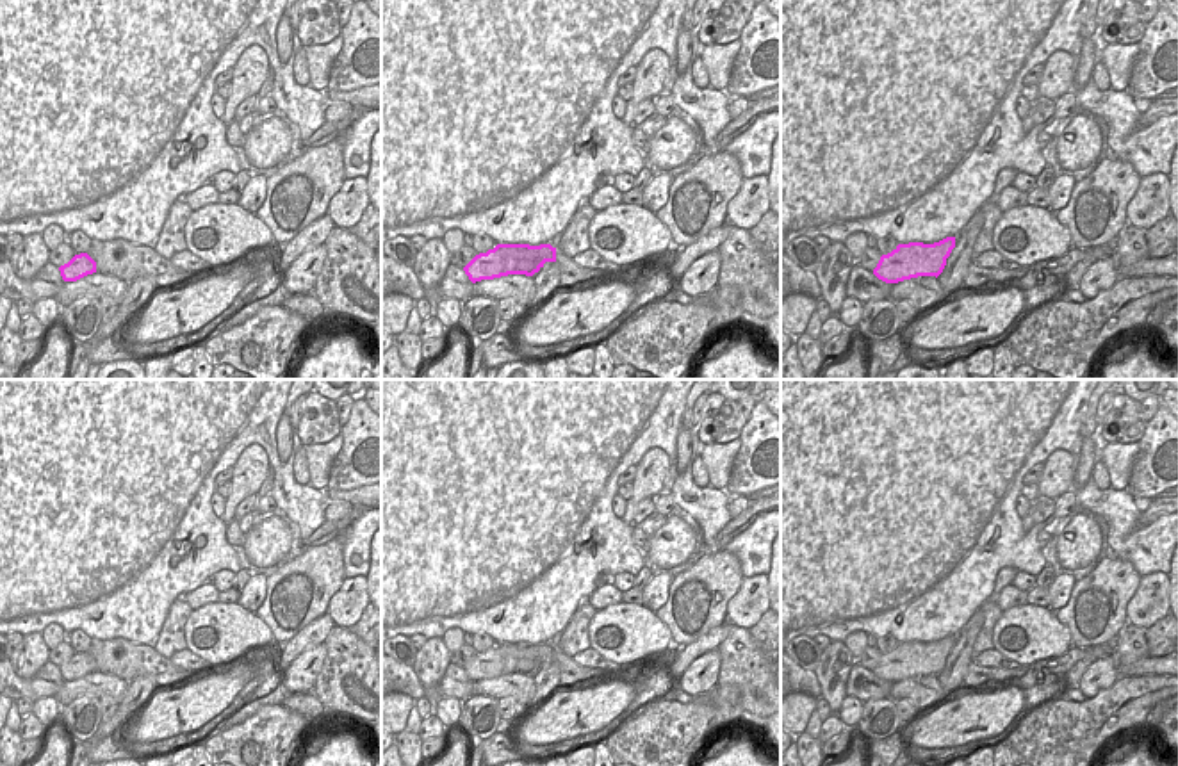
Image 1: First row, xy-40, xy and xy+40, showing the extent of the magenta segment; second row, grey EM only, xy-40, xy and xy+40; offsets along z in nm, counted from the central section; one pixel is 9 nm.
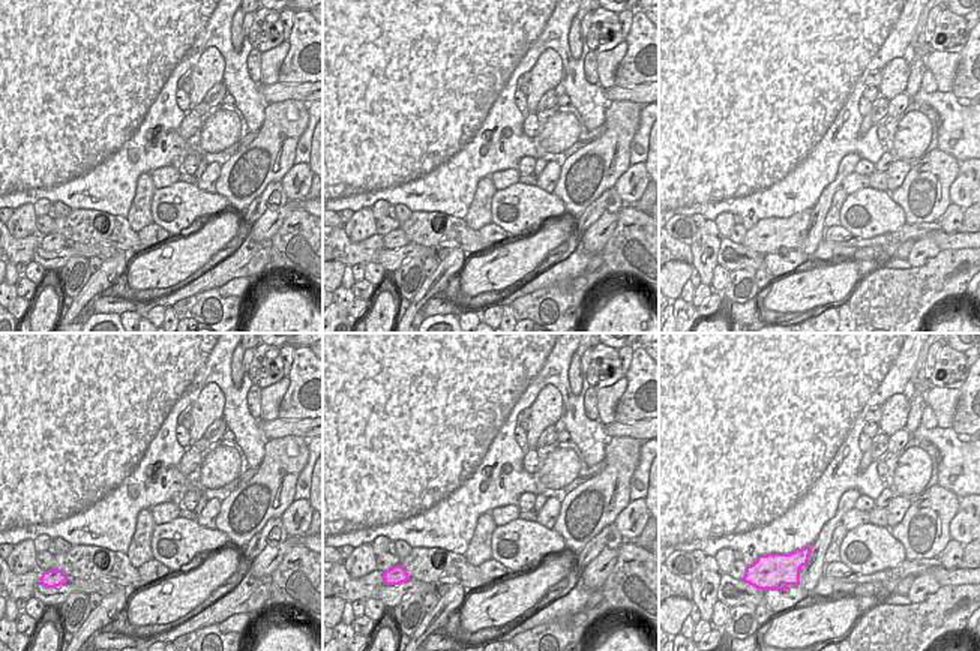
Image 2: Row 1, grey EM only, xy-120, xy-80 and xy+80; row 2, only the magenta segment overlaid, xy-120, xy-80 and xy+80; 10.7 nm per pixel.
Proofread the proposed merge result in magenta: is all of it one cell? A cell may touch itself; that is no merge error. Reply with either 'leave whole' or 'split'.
leave whole

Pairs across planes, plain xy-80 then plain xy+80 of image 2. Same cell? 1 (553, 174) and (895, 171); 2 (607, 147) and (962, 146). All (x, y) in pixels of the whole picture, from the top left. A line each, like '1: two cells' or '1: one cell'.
1: one cell
2: two cells

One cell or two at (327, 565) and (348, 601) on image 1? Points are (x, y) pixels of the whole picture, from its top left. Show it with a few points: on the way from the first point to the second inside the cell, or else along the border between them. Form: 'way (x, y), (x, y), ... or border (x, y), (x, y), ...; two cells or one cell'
border (344, 578), (325, 611); two cells

